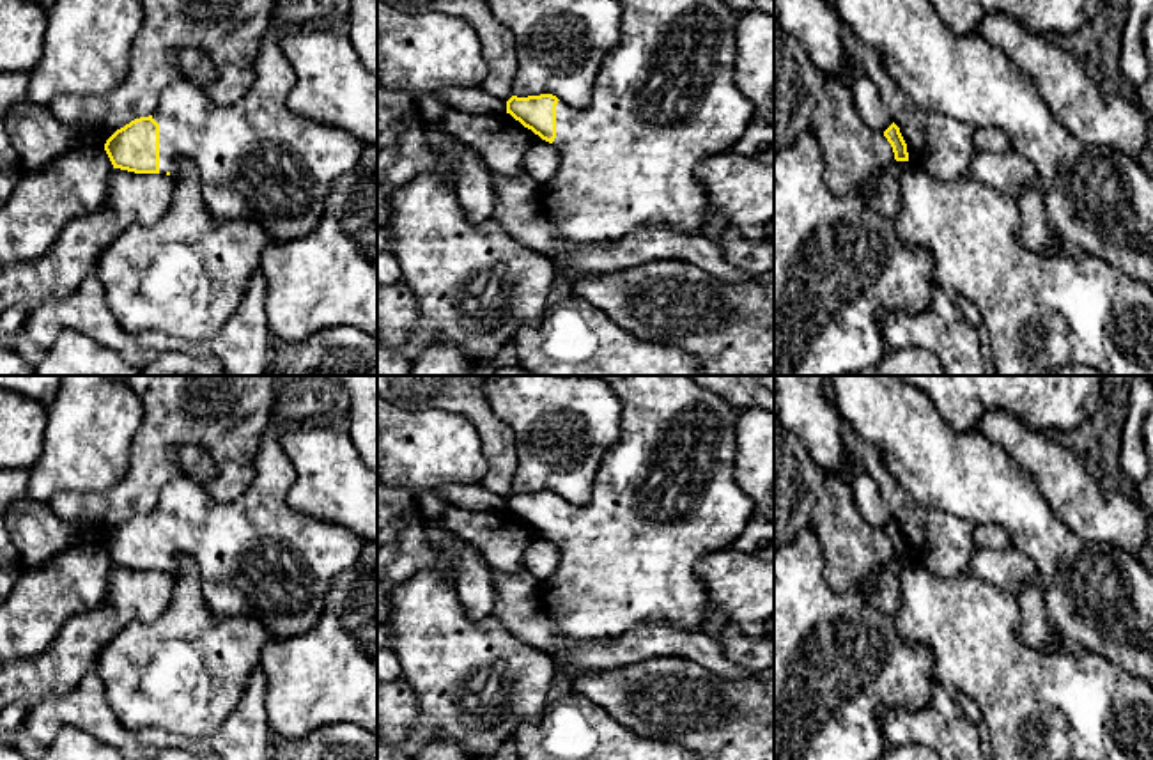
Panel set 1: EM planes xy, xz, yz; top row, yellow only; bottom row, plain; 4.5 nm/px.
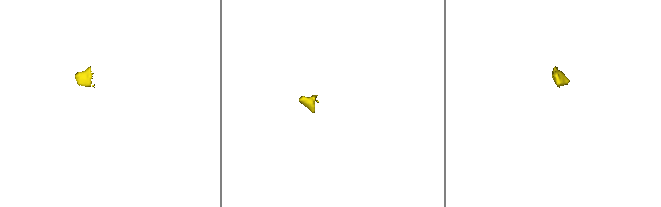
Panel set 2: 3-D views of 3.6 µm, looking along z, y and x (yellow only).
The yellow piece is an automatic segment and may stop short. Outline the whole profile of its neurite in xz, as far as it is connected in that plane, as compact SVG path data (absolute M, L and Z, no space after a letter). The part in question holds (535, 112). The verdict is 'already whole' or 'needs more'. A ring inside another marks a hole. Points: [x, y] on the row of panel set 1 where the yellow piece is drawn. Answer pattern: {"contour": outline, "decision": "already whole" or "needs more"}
{"contour": "M618 0L622 37L604 58L588 106L576 110L553 94L507 101L507 113L553 143L561 156L556 177L538 186L537 211L574 248L616 243L643 229L668 229L684 236L703 234L708 197L698 165L733 143L754 117L753 103L735 81L737 23L740 12L723 0Z", "decision": "needs more"}

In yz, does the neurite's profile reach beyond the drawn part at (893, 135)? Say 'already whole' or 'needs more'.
already whole

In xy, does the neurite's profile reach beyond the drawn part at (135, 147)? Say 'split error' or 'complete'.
split error

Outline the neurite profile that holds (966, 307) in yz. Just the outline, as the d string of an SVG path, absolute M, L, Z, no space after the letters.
M956 294L953 296L953 303L972 328L979 330L983 326L983 315L971 299Z

